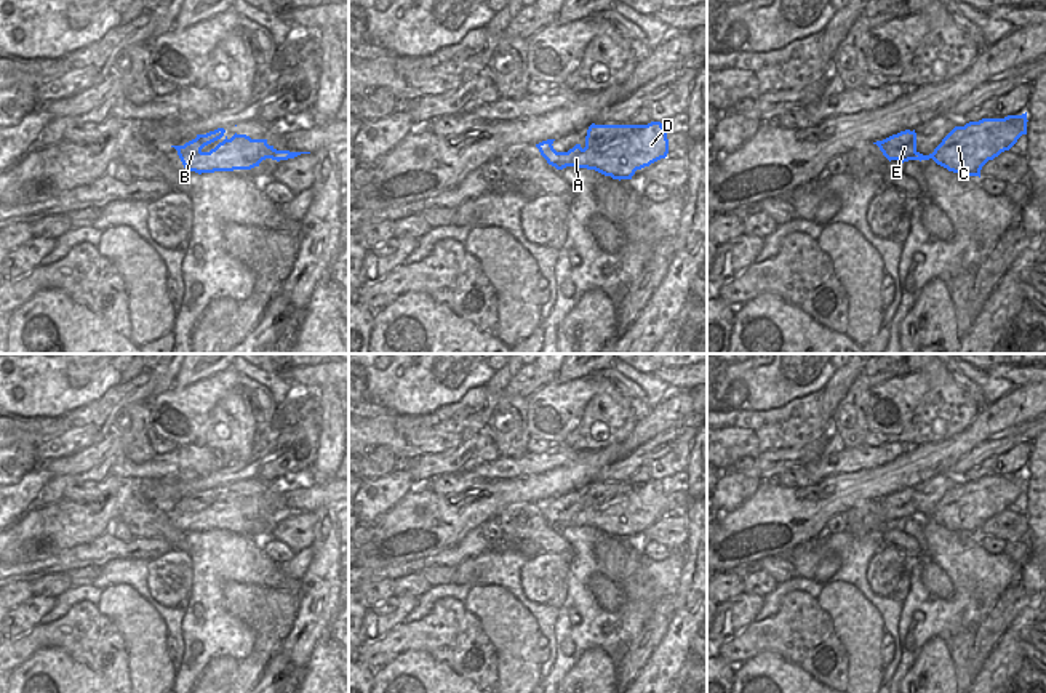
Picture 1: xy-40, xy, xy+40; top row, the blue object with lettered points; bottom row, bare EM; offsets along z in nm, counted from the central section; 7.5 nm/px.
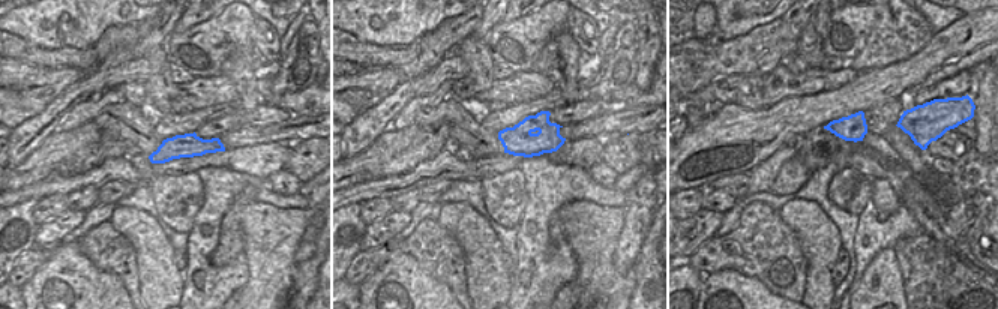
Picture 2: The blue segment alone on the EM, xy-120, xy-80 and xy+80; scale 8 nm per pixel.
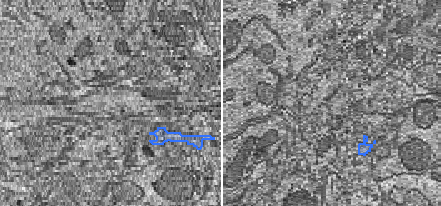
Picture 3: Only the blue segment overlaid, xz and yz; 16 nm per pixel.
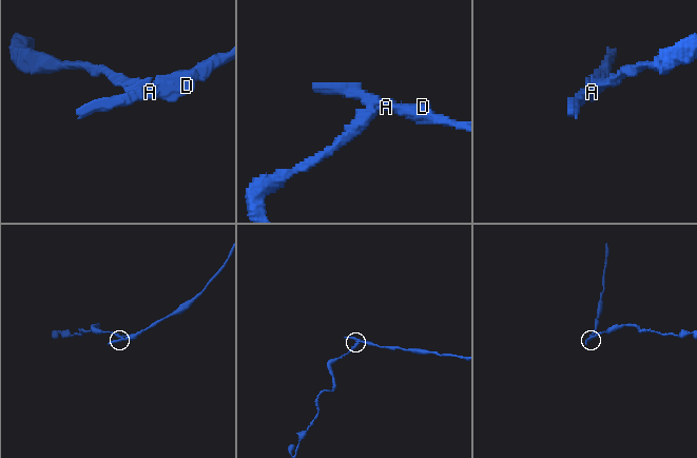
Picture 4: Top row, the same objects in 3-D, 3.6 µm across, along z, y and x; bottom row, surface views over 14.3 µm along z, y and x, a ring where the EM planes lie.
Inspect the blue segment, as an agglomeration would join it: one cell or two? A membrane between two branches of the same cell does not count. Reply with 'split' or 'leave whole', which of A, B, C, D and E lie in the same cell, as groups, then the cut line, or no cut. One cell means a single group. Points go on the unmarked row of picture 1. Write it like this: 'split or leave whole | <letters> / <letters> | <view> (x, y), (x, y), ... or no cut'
split | A B C D / E | xy (563, 511), (555, 525)

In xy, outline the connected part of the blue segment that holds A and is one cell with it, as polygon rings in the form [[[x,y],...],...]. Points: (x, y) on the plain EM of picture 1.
[[[661,480],[648,483],[595,483],[587,488],[585,506],[576,503],[560,514],[557,528],[595,528],[613,538],[632,538],[637,528],[665,517],[667,491]]]

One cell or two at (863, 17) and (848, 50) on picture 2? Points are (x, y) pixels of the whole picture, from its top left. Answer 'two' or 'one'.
one

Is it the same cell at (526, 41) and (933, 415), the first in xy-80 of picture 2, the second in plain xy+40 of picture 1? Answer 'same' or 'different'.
different

